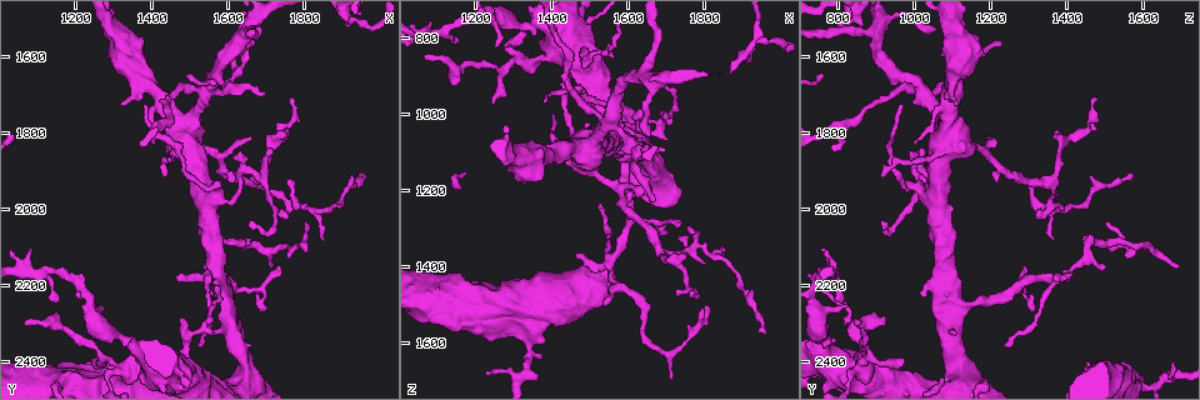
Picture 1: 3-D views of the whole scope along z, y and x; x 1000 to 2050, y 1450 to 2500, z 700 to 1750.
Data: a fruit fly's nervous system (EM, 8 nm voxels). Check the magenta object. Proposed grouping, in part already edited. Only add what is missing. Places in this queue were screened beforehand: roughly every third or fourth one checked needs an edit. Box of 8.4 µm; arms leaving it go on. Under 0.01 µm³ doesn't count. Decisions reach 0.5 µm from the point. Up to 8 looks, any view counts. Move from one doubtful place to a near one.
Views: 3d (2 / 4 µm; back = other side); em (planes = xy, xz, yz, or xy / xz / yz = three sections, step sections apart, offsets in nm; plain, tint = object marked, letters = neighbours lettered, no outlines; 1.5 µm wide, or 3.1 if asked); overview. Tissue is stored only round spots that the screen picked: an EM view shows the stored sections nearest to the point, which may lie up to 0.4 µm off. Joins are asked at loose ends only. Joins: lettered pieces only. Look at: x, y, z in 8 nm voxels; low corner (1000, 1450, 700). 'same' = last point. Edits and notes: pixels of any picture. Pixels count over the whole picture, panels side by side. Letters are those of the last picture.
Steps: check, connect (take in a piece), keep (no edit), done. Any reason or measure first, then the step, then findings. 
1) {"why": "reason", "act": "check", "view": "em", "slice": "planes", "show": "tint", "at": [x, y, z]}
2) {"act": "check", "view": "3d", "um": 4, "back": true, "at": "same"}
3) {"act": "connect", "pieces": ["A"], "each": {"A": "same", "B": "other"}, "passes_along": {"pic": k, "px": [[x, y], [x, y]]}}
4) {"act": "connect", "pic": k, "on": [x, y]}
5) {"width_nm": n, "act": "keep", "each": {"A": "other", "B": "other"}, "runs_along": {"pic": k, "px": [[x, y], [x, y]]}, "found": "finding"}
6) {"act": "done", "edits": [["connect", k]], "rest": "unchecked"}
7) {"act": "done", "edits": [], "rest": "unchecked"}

{"why": "branch stops here", "act": "check", "view": "3d", "um": 2, "at": [1075, 2300, 840]}

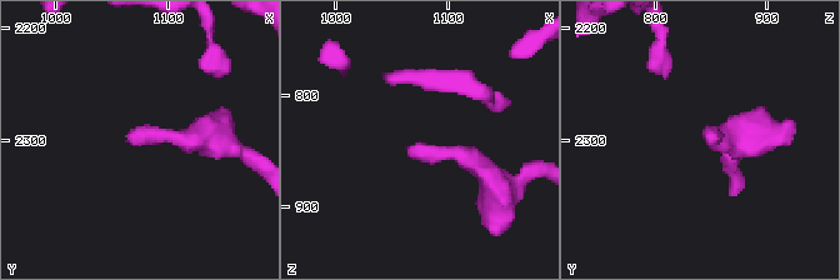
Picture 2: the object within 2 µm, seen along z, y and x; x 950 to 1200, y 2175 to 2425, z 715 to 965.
{"why": "now the EM", "act": "check", "view": "em", "slice": "planes", "show": "letters", "at": [1076, 2294, 840]}

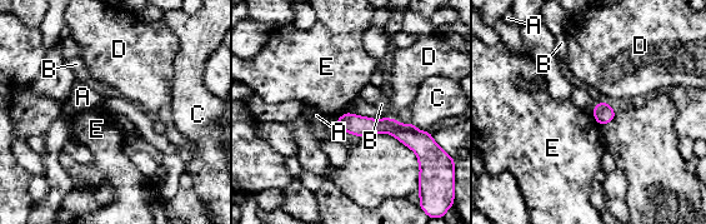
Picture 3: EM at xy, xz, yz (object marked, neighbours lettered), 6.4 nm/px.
{"act": "keep", "each": {"A": "other", "B": "other", "C": "other", "D": "other", "E": "other"}, "runs_along": {"pic": 3, "px": [[339, 124], [422, 134]]}, "found": "no lettered piece goes on from it"}

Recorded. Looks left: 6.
{"why": "free end", "act": "check", "view": "3d", "um": 4, "at": [1225, 2405, 1680]}

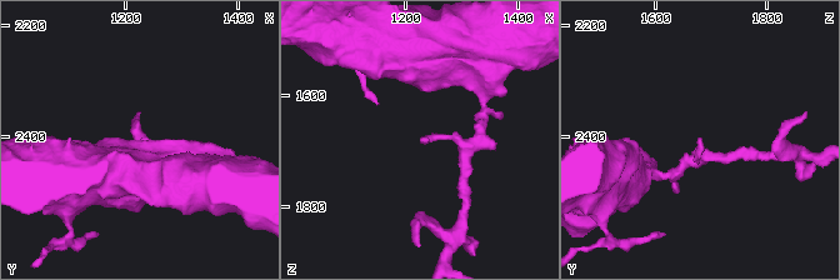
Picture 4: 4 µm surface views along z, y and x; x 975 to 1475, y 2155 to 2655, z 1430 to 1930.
{"act": "check", "view": "em", "slice": "planes", "show": "tint", "at": [1235, 2395, 1680]}

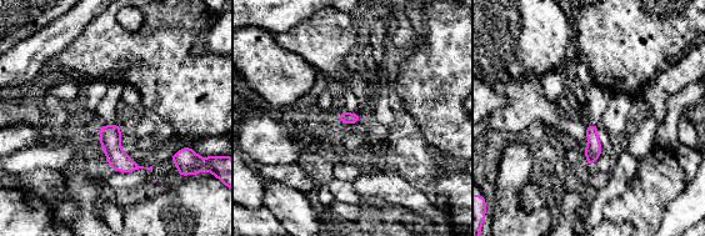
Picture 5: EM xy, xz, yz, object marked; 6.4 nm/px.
{"why": "what lies round it", "act": "check", "view": "em", "slice": "planes", "show": "letters", "at": "same"}

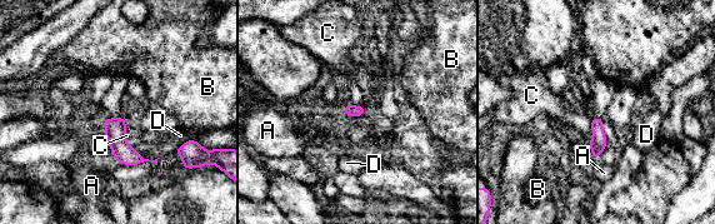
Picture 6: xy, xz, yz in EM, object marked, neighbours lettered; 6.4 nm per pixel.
{"act": "keep", "each": {"A": "other", "B": "other", "C": "other", "D": "other"}, "border": {"pic": 6, "px": [[593, 117], [591, 139], [589, 142]]}, "found": "none of them fits"}

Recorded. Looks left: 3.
{"why": "tapers out", "act": "check", "view": "3d", "um": 4, "at": [1430, 1905, 915]}

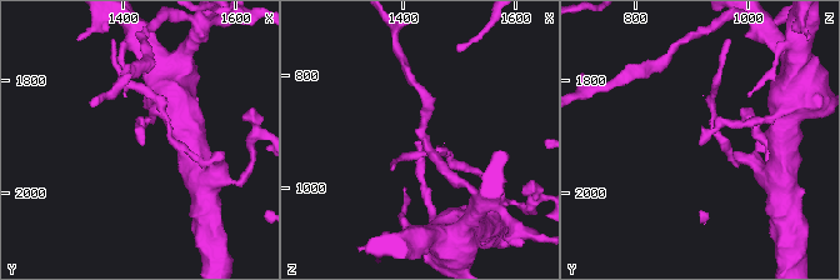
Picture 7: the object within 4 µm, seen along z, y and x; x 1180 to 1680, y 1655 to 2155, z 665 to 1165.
{"why": "now the EM", "act": "check", "view": "em", "slice": "planes", "show": "letters", "at": [1440, 1910, 915]}

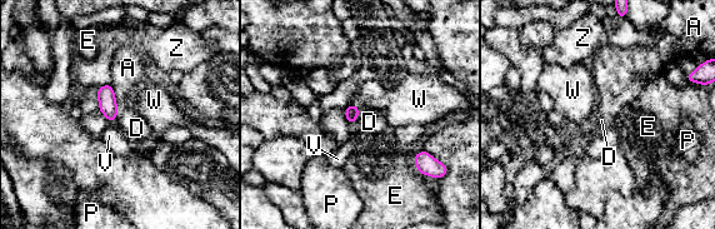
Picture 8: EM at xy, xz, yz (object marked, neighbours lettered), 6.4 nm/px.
{"act": "keep", "each": {"A": "other", "D": "other", "E": "other", "P": "other", "V": "other", "W": "other", "Z": "other"}, "border": {"pic": 8, "px": [[355, 104], [360, 110]]}, "found": "none of them fits"}

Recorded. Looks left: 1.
{"act": "done", "edits": [], "rest": "unchecked"}

